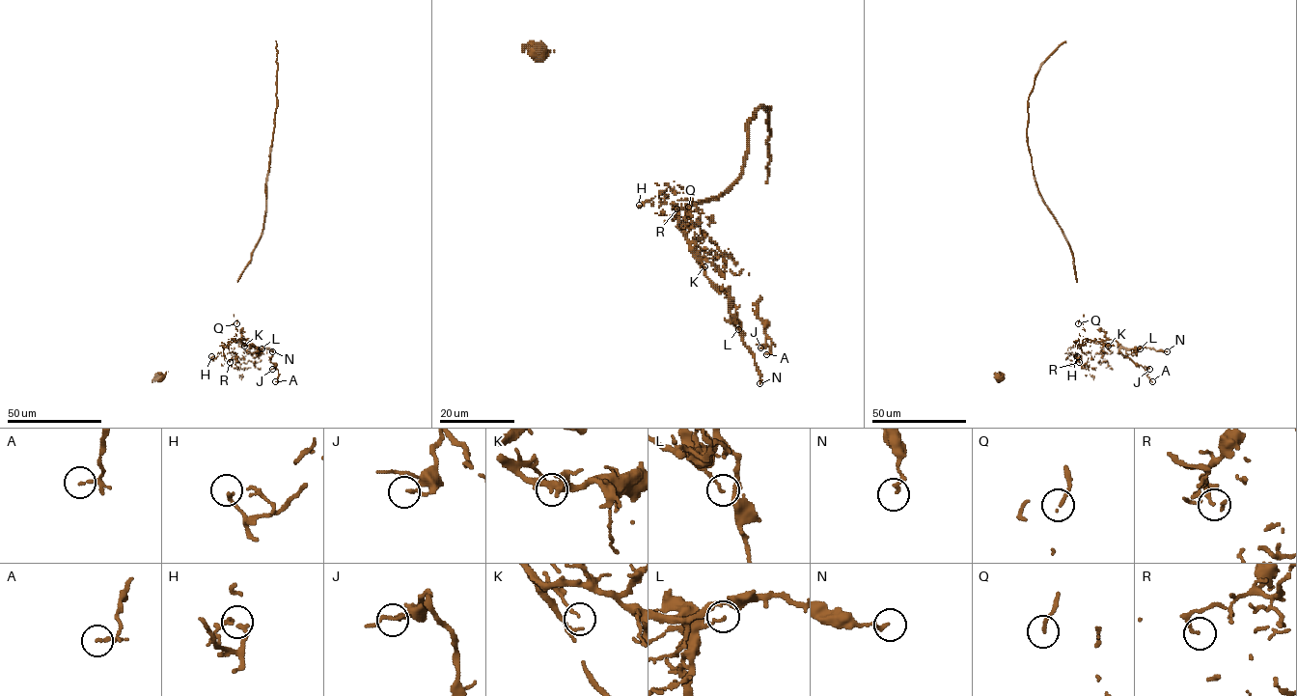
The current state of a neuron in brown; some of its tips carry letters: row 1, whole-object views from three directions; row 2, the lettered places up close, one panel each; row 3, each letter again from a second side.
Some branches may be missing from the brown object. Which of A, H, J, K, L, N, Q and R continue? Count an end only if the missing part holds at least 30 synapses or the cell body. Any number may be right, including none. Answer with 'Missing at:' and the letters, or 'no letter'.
Missing at: no letter

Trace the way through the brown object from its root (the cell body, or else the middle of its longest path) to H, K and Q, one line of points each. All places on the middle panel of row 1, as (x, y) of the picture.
H: (537, 54), (544, 55), (553, 50), (659, 185), (663, 192), (639, 205)
K: (537, 54), (553, 50), (663, 192), (675, 186), (666, 204), (698, 207), (699, 220), (683, 232), (704, 266)
Q: (537, 54), (553, 50), (663, 192), (675, 186), (665, 203), (690, 200), (698, 221), (683, 220), (688, 207)

